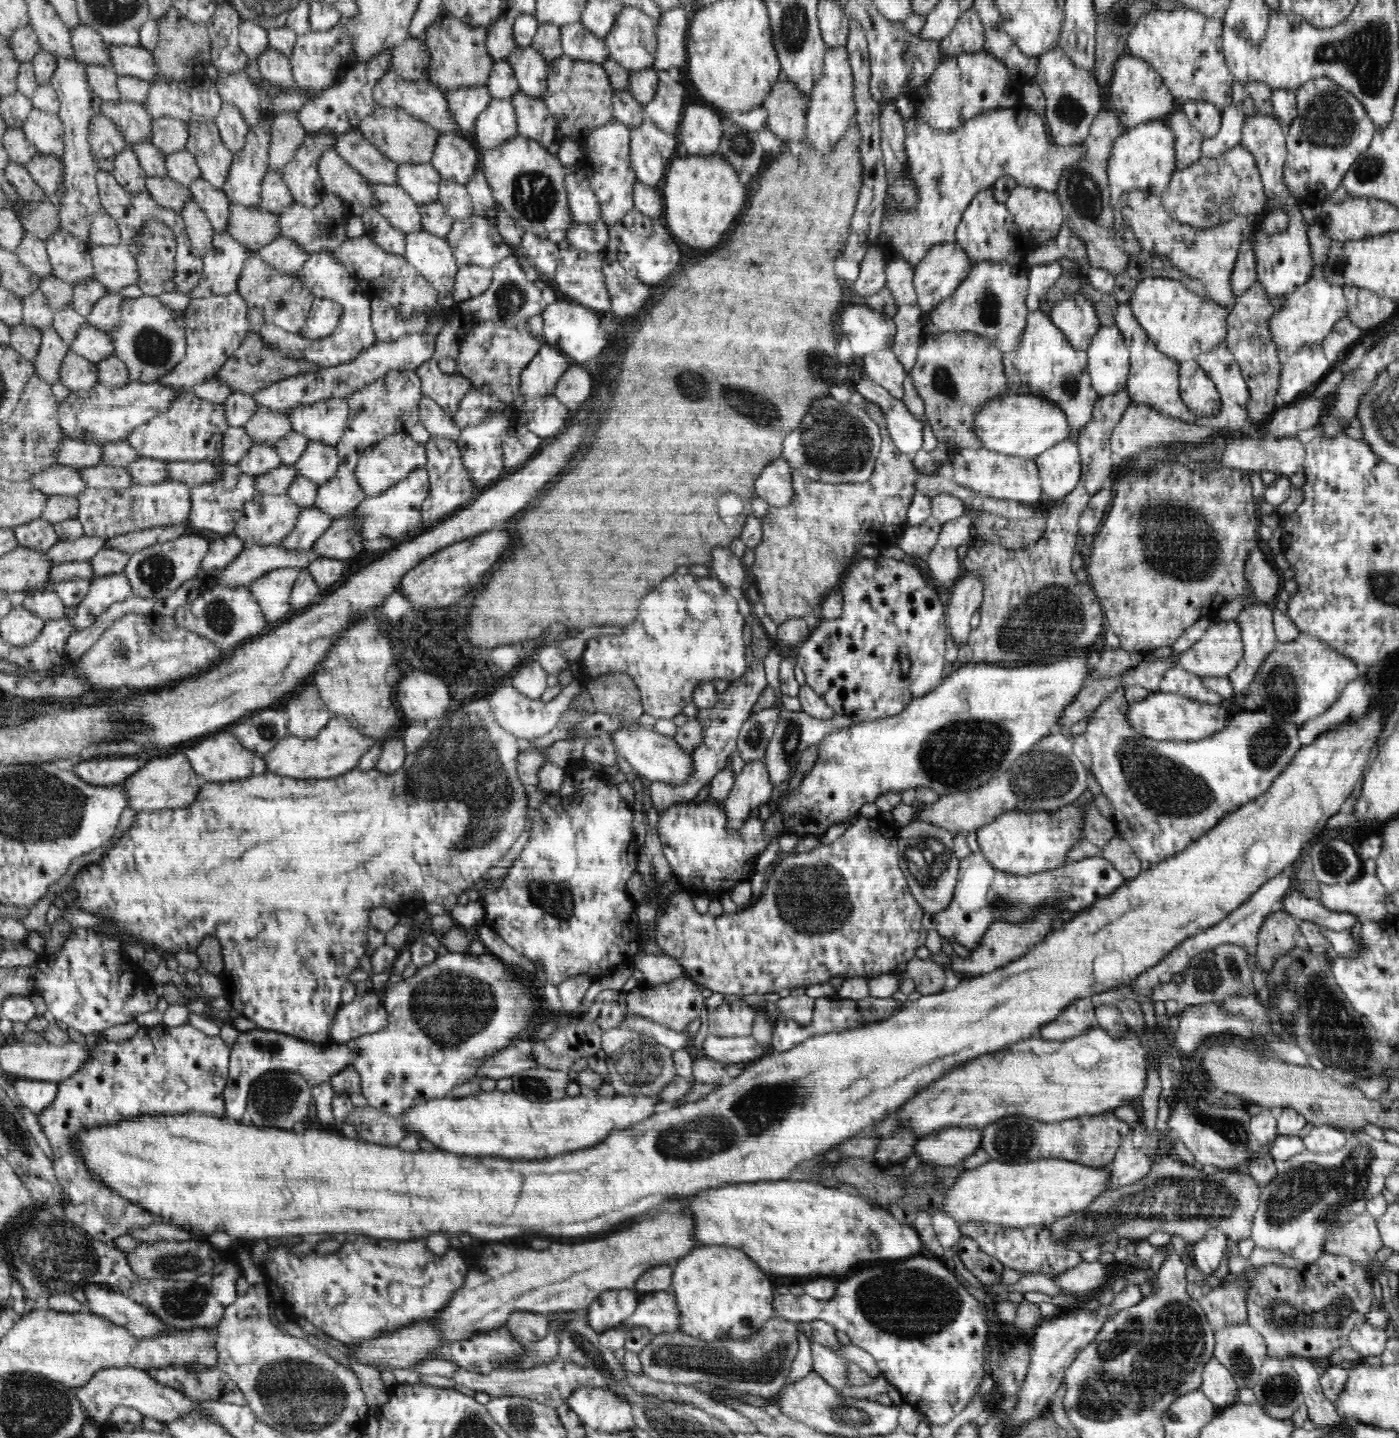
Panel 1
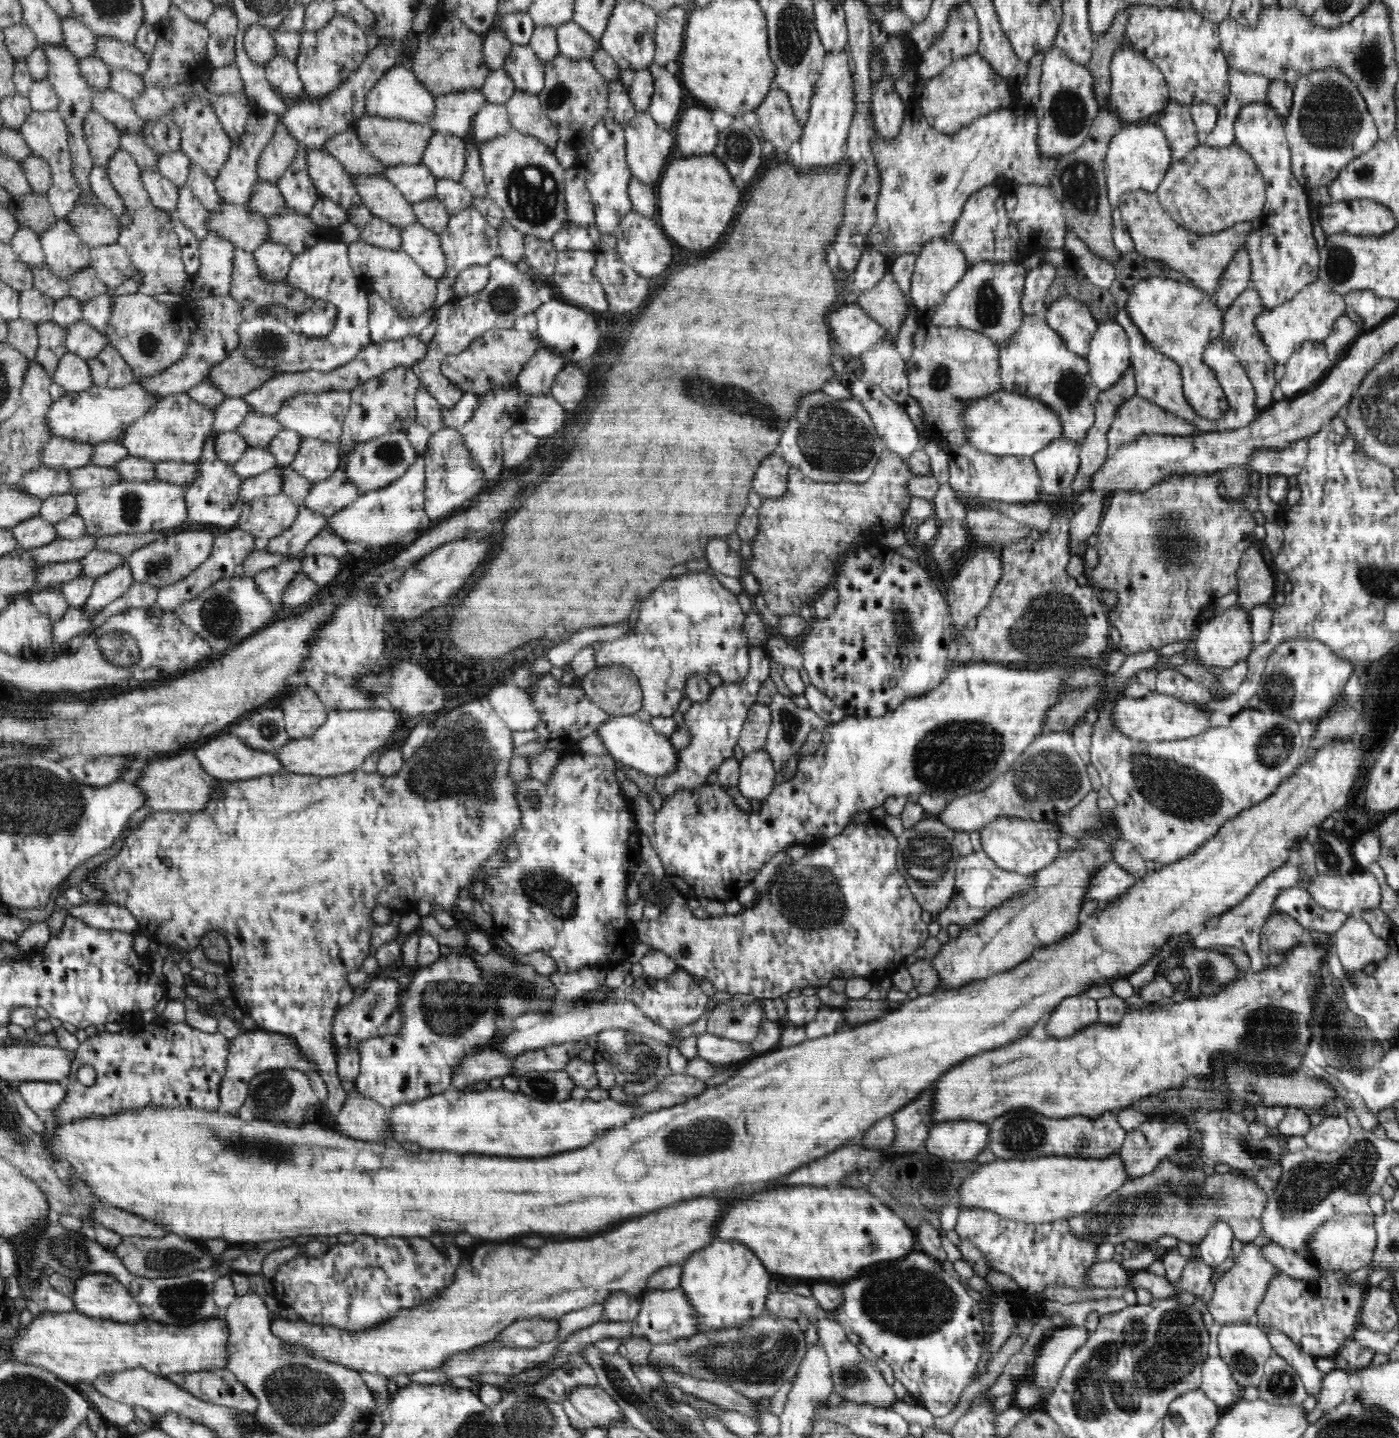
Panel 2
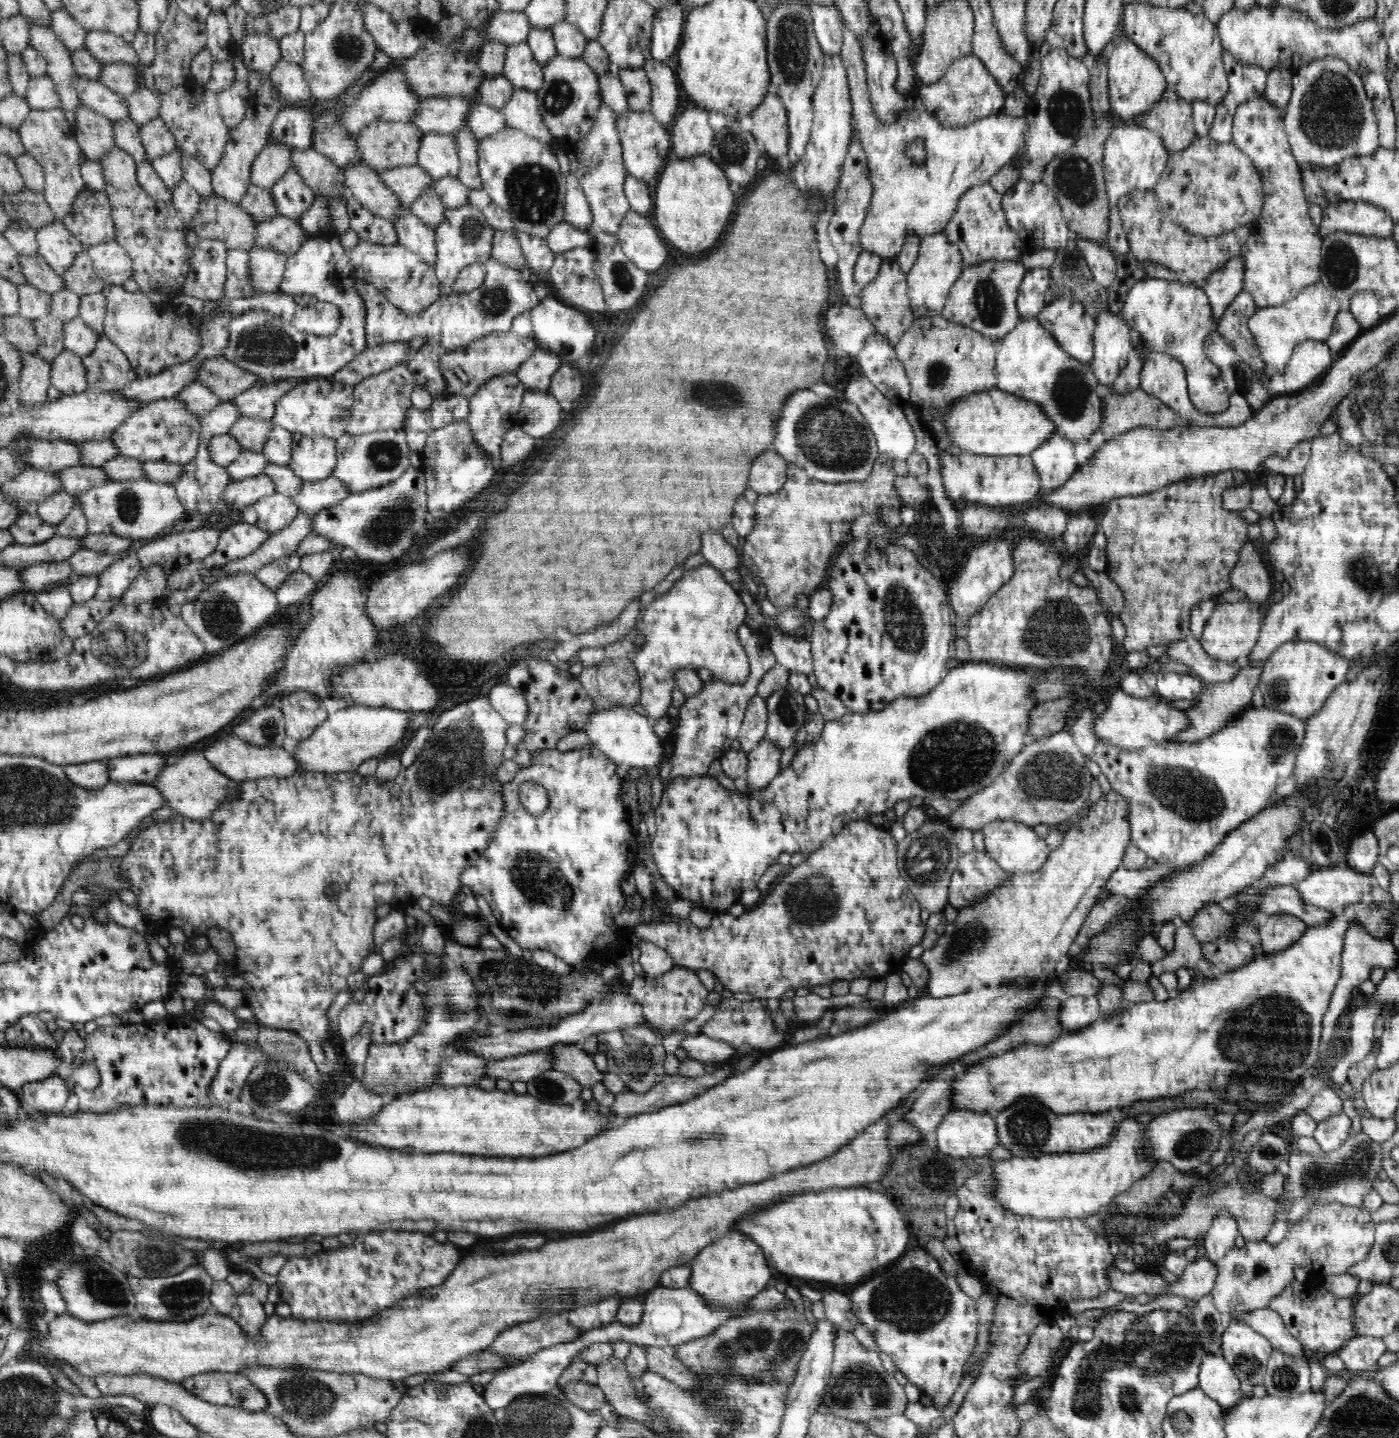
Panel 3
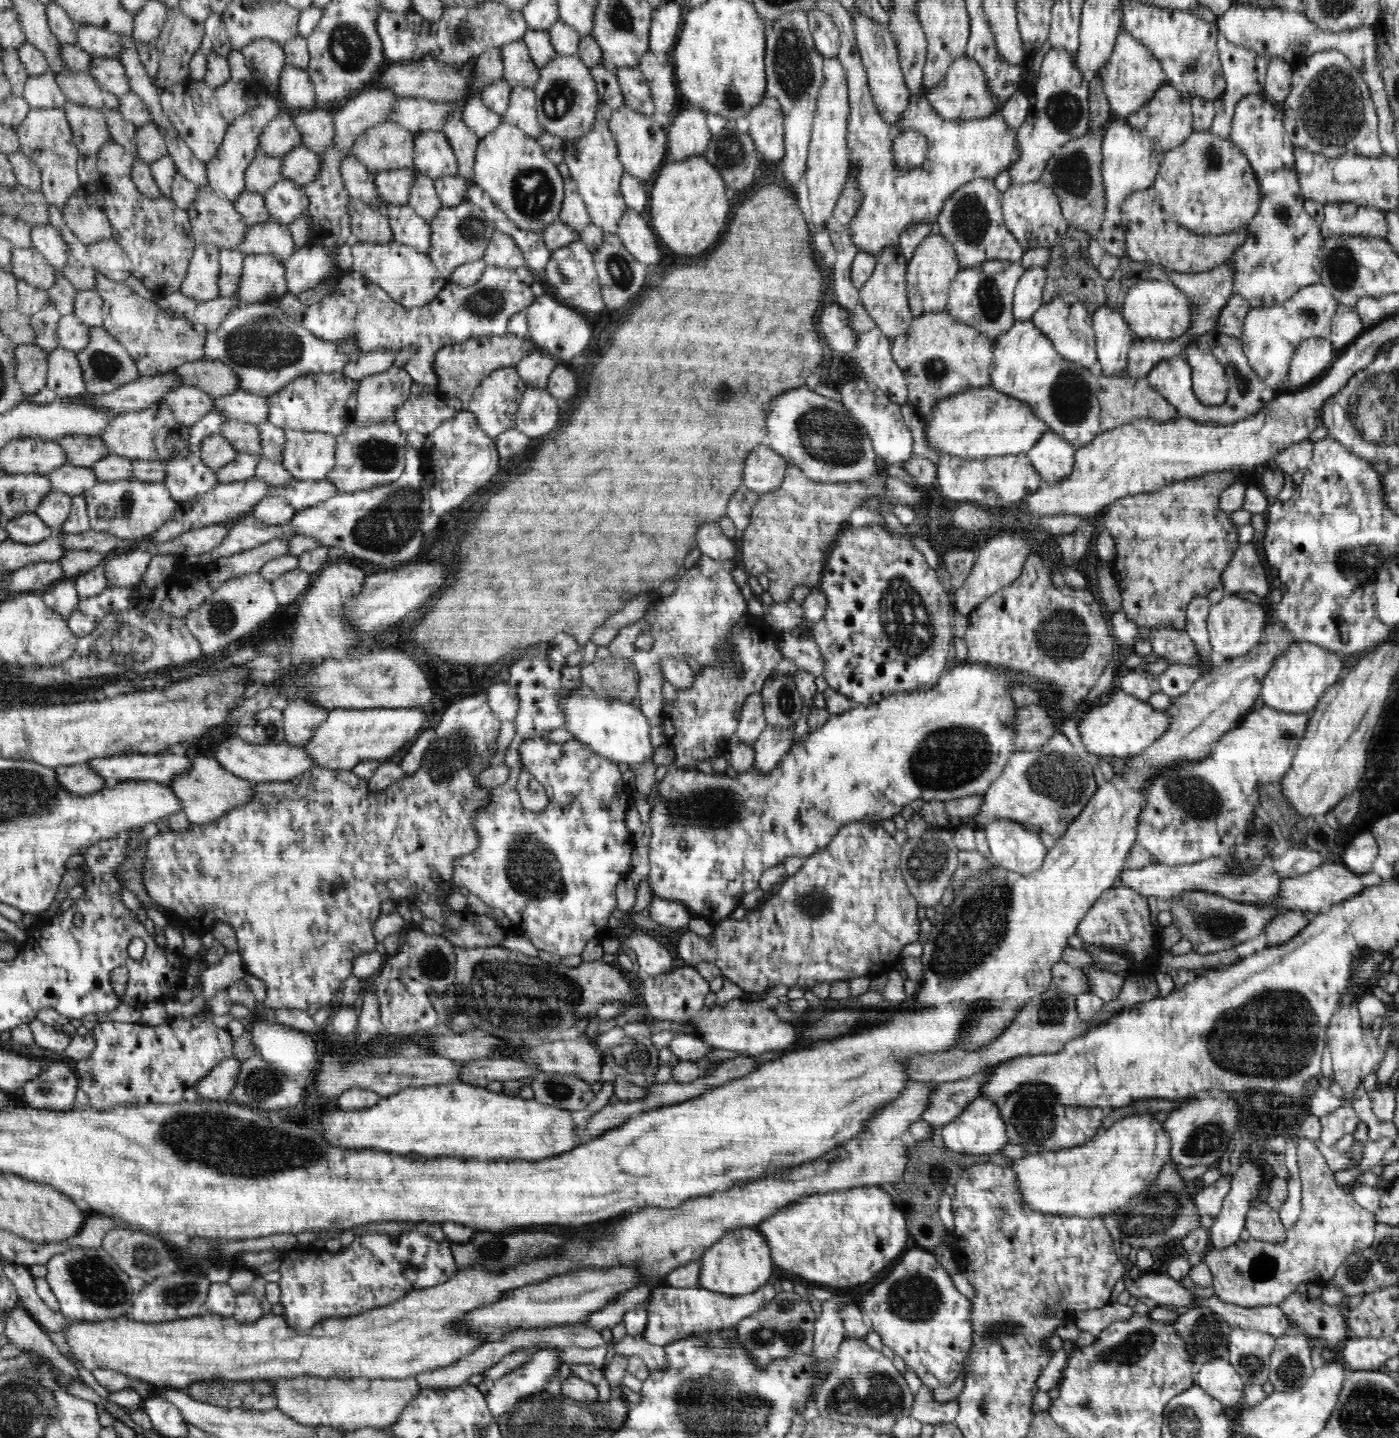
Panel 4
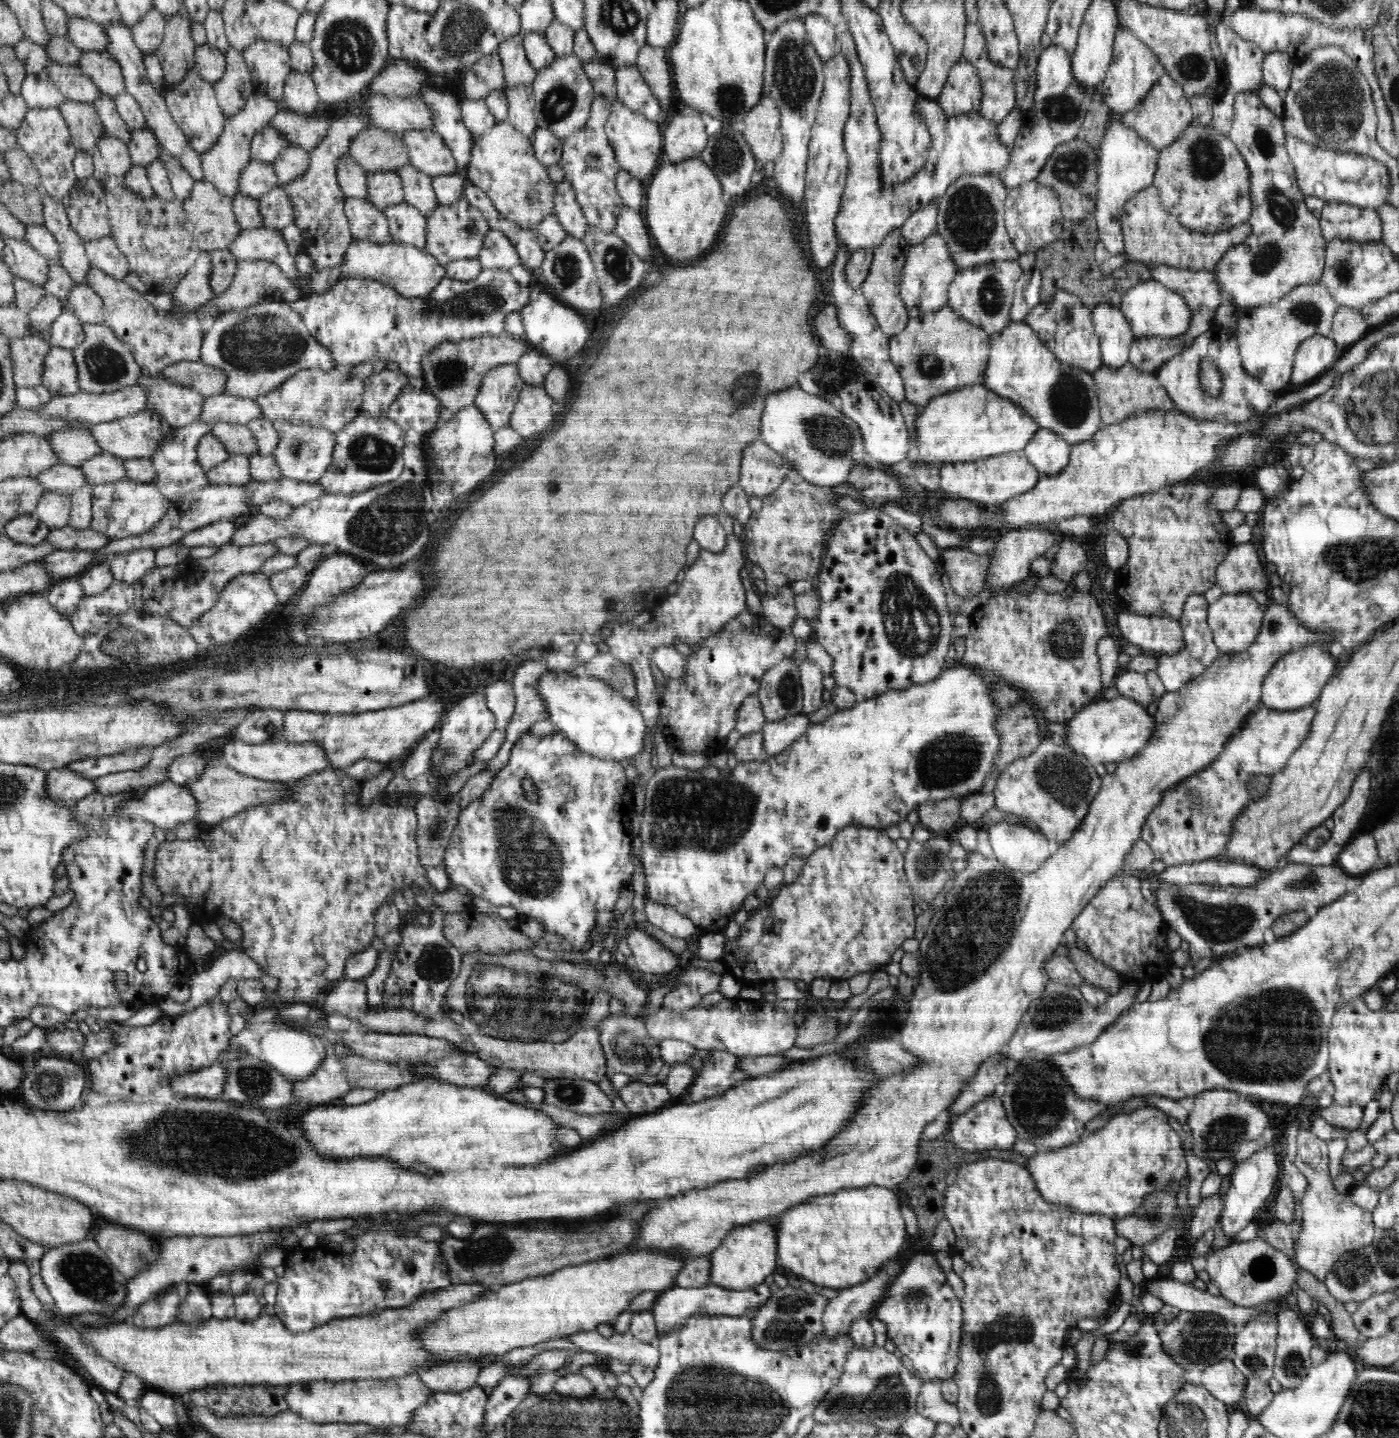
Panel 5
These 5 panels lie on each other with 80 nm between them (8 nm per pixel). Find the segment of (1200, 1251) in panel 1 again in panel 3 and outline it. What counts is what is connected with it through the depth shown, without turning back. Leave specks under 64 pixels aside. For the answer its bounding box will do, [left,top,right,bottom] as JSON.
[1201,1212,1238,1263]

